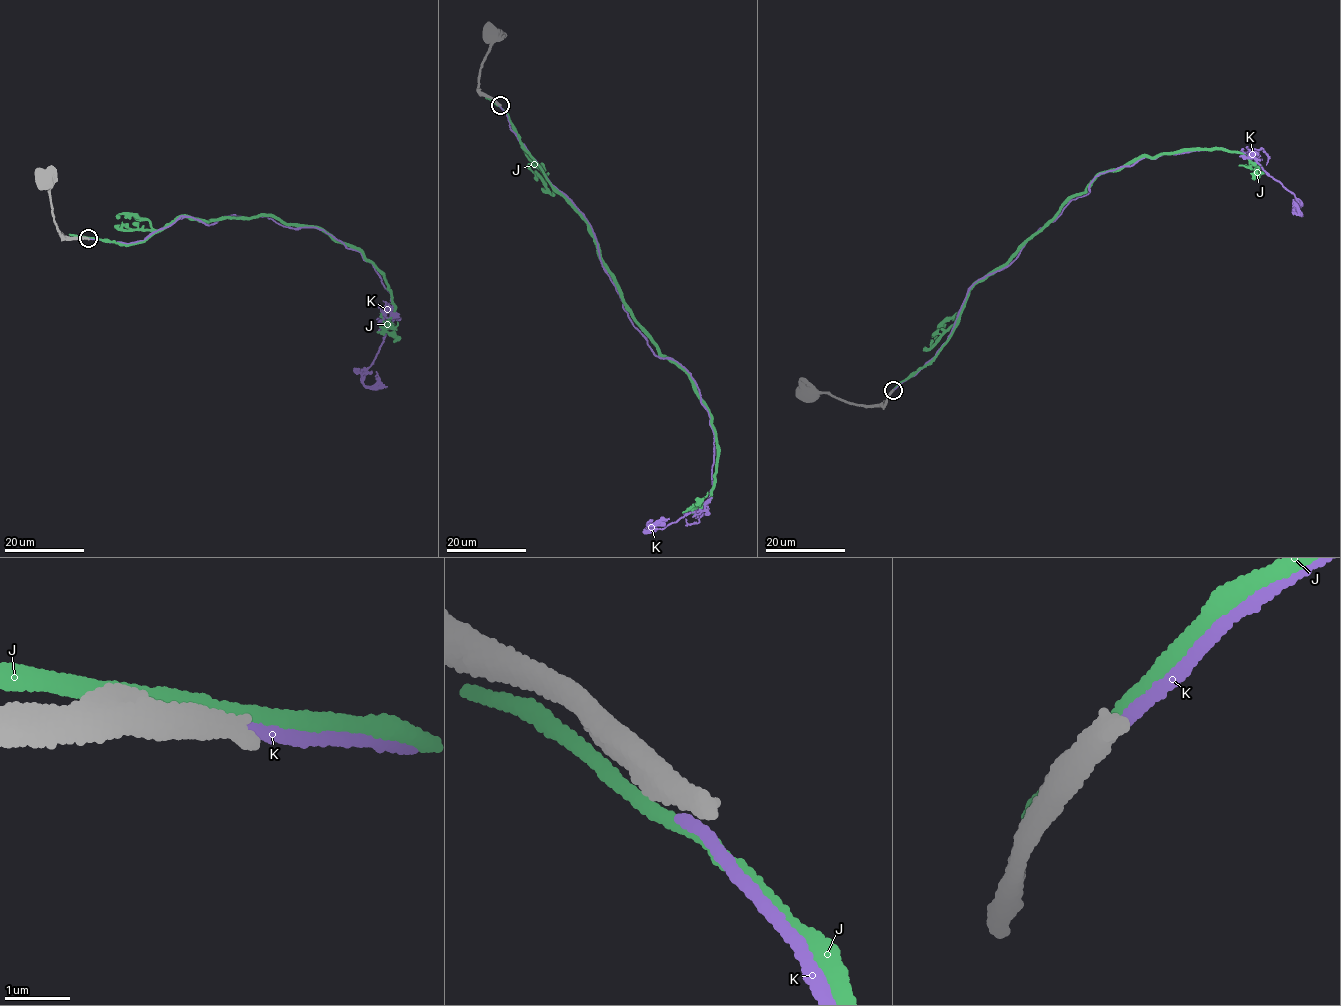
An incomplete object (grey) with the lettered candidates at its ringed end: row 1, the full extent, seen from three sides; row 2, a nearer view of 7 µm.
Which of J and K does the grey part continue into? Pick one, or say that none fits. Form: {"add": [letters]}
{"add": []}

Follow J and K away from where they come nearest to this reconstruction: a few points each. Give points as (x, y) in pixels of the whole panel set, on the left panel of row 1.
J: (82, 236), (129, 245), (181, 217), (268, 216), (317, 229), (379, 271), (395, 309), (386, 331), (400, 338)
K: (87, 238), (127, 244), (232, 215), (323, 230), (390, 294), (367, 386), (376, 372)

